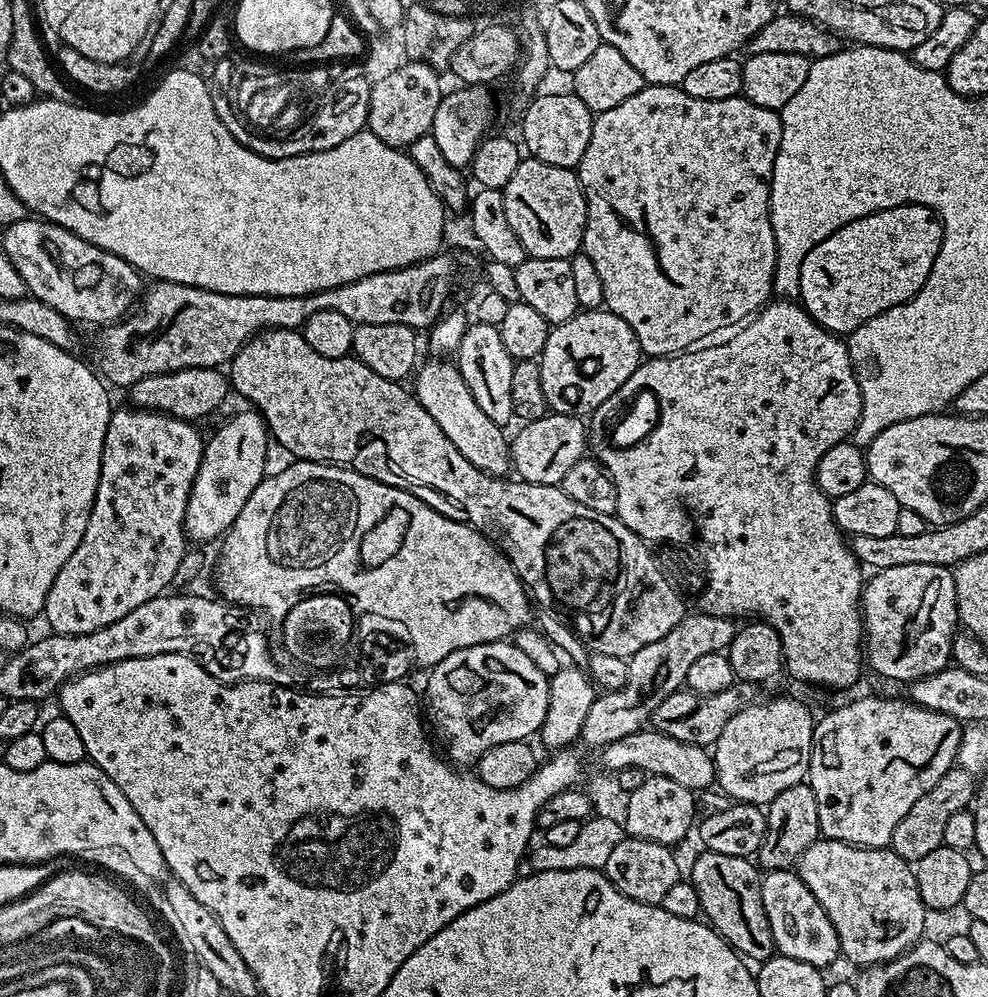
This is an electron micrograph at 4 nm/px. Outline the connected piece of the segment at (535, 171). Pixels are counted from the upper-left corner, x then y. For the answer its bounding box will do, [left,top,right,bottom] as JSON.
[503,157,588,260]

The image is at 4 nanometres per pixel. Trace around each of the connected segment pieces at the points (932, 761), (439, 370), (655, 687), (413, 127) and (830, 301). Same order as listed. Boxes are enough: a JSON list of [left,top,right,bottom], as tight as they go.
[[806,696,964,848],[414,358,512,477],[583,612,737,746],[367,60,442,149],[798,204,944,334]]

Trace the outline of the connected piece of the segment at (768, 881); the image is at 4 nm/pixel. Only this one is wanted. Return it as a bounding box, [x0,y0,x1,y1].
[760,870,841,970]

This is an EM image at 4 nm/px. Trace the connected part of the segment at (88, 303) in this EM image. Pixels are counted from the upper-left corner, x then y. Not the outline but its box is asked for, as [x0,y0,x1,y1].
[2,218,141,326]

